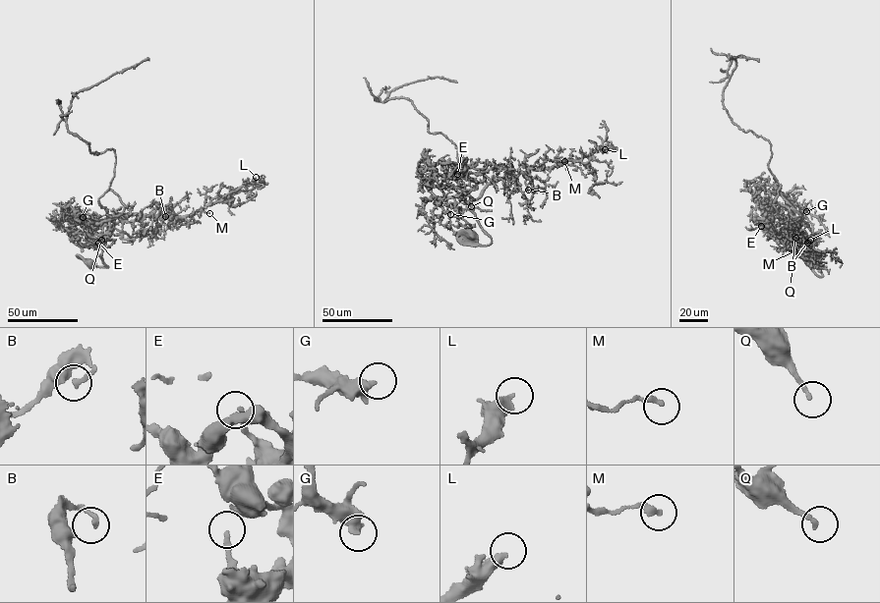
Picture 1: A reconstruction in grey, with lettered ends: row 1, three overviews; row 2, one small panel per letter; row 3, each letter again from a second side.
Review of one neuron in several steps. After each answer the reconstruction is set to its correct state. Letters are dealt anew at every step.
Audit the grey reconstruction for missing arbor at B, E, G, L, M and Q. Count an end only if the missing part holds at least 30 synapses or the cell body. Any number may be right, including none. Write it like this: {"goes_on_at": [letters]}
{"goes_on_at": []}

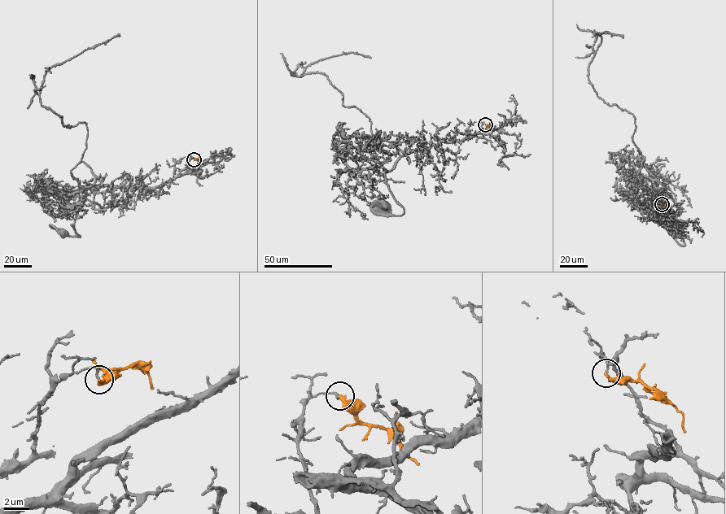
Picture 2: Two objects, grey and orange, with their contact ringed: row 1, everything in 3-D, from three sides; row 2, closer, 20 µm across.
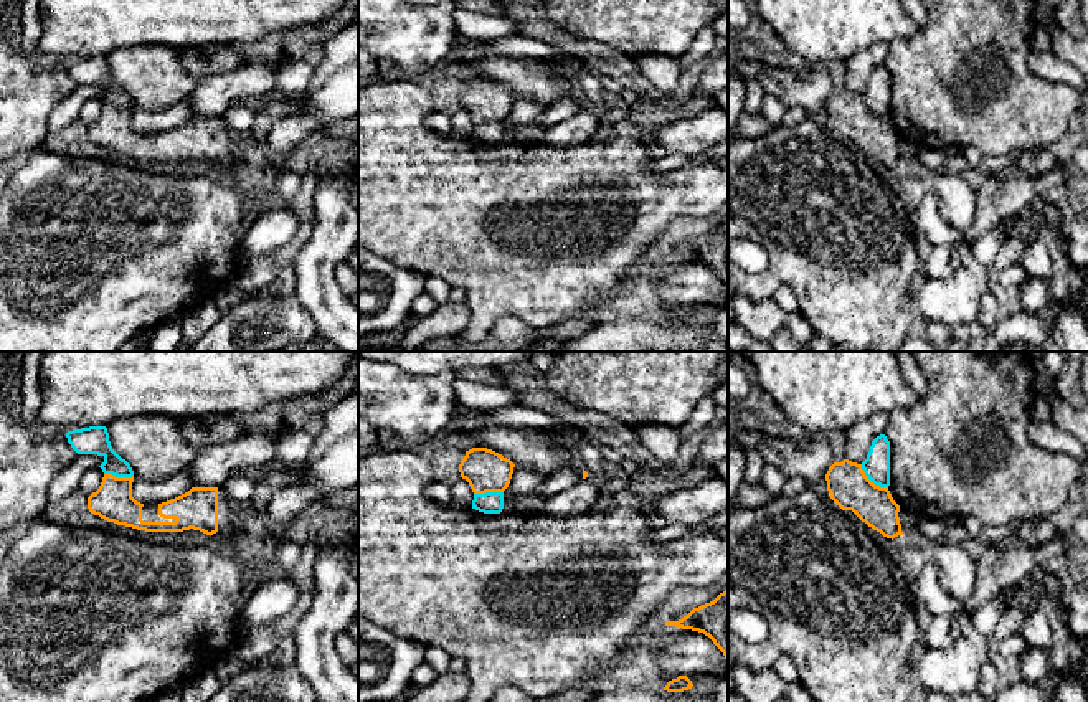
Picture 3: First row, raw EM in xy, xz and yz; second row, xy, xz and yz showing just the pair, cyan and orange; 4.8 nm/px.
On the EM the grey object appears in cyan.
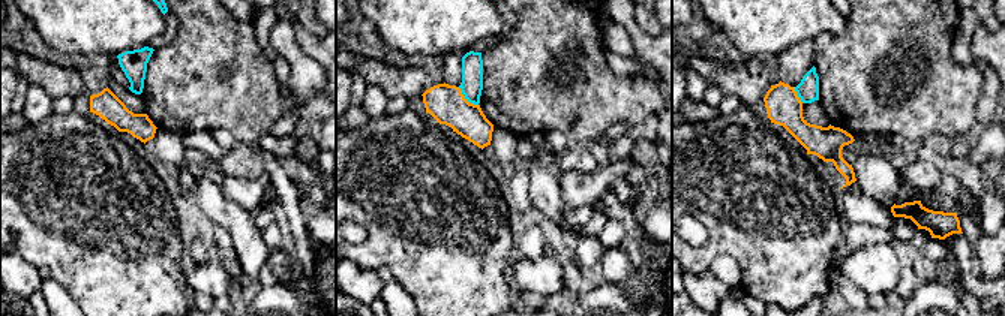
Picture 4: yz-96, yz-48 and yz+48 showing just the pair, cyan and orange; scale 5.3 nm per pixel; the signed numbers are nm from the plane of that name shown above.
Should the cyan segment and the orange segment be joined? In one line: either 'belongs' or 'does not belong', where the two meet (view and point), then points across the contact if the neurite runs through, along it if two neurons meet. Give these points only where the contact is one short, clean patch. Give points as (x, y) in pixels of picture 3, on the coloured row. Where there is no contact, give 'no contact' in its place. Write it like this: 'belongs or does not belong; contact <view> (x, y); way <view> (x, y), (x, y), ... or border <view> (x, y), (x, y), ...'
does not belong; contact yz (872, 481); border yz (860, 464), (862, 471), (875, 484), (887, 488)

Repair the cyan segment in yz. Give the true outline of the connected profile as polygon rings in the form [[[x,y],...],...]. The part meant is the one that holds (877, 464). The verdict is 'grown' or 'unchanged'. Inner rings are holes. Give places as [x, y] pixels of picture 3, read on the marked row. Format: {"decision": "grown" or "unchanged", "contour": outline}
{"decision": "unchanged", "contour": [[[880,434],[872,441],[867,459],[862,462],[862,469],[875,486],[890,486],[890,441],[885,434]]]}

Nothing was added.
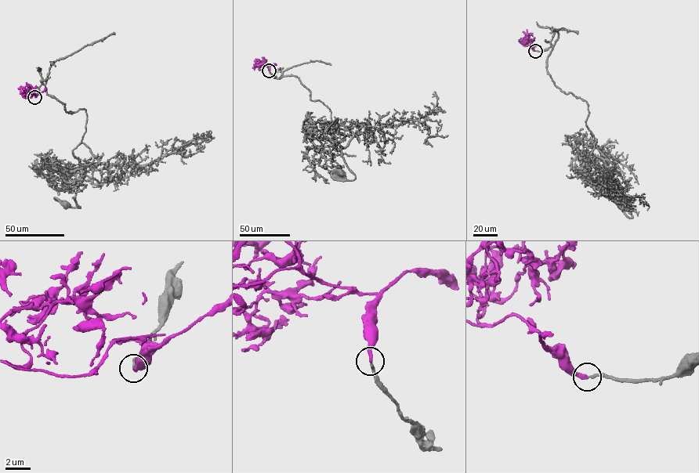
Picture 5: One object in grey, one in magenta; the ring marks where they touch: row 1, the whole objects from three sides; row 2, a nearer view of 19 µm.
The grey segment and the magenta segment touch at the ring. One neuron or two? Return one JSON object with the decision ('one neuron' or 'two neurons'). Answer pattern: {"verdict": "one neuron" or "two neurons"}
{"verdict": "one neuron"}

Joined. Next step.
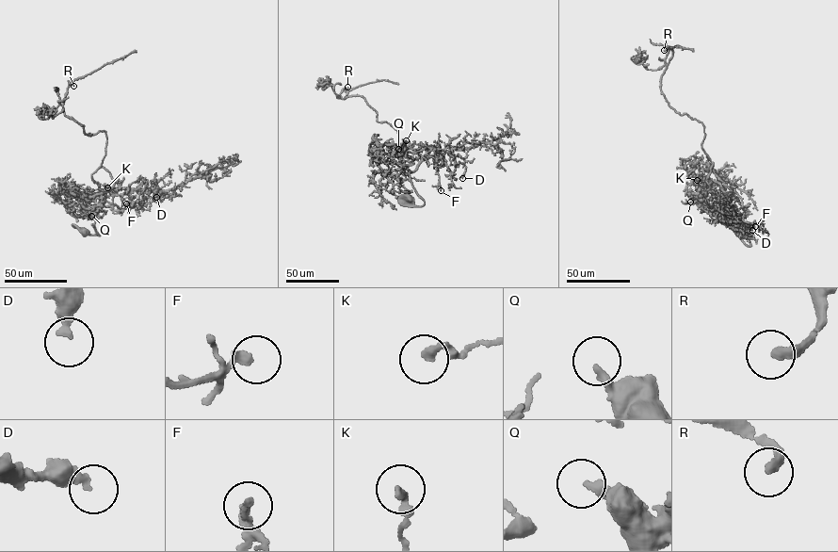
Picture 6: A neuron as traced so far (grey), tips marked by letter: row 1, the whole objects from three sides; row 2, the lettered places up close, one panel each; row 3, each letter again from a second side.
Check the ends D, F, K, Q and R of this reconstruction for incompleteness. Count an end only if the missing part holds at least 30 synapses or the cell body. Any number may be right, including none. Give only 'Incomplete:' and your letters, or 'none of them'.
Incomplete: R

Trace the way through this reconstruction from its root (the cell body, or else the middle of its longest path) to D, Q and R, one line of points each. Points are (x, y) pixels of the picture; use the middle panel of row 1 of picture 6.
D: (409, 199), (416, 206), (424, 203), (407, 169), (414, 170), (432, 156), (447, 152), (461, 157), (462, 178)
Q: (409, 199), (416, 206), (424, 203), (407, 169), (414, 170), (421, 159), (411, 158), (406, 147), (398, 149)
R: (409, 199), (424, 203), (395, 154), (397, 131), (378, 121), (364, 98), (345, 99), (347, 87)

